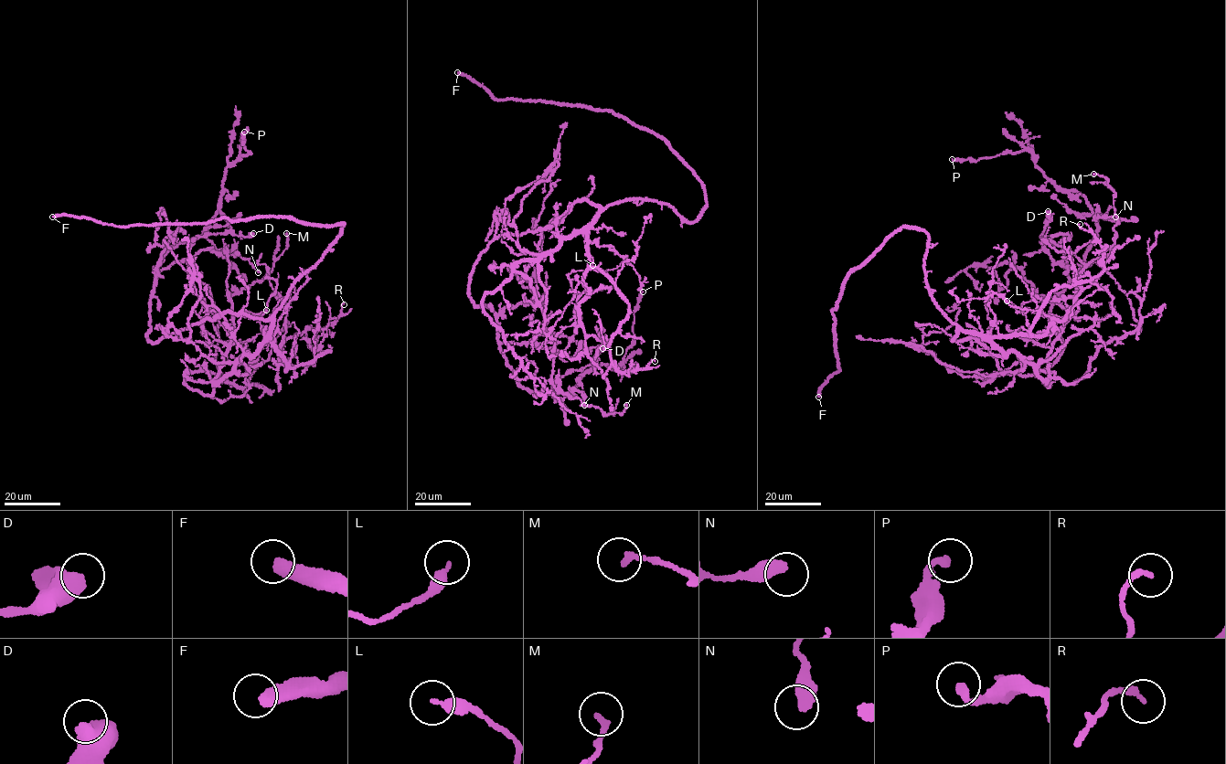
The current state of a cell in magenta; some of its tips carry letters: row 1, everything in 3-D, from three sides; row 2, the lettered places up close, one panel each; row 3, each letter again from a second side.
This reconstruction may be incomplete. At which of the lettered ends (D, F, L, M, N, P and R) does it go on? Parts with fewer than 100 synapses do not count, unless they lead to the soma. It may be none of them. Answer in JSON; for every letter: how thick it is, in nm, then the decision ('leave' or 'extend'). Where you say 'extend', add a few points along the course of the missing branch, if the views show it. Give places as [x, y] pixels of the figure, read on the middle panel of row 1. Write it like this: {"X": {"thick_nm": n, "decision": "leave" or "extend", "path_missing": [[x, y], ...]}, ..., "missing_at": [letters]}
{"D": {"thick_nm": 650, "decision": "leave"}, "F": {"thick_nm": 460, "decision": "extend"}, "L": {"thick_nm": 320, "decision": "leave"}, "M": {"thick_nm": 180, "decision": "leave"}, "N": {"thick_nm": 460, "decision": "leave"}, "P": {"thick_nm": 280, "decision": "leave"}, "R": {"thick_nm": 190, "decision": "leave"}, "missing_at": ["F"]}

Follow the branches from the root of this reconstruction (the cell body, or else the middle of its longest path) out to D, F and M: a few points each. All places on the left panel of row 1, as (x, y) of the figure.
D: (236, 313), (204, 319), (157, 344), (147, 339), (155, 268), (186, 259), (198, 238), (253, 233)
F: (236, 313), (275, 314), (336, 240), (343, 222), (266, 216), (116, 227), (52, 217)
M: (236, 313), (234, 337), (248, 355), (216, 382), (234, 339), (228, 292), (266, 276), (286, 233)

